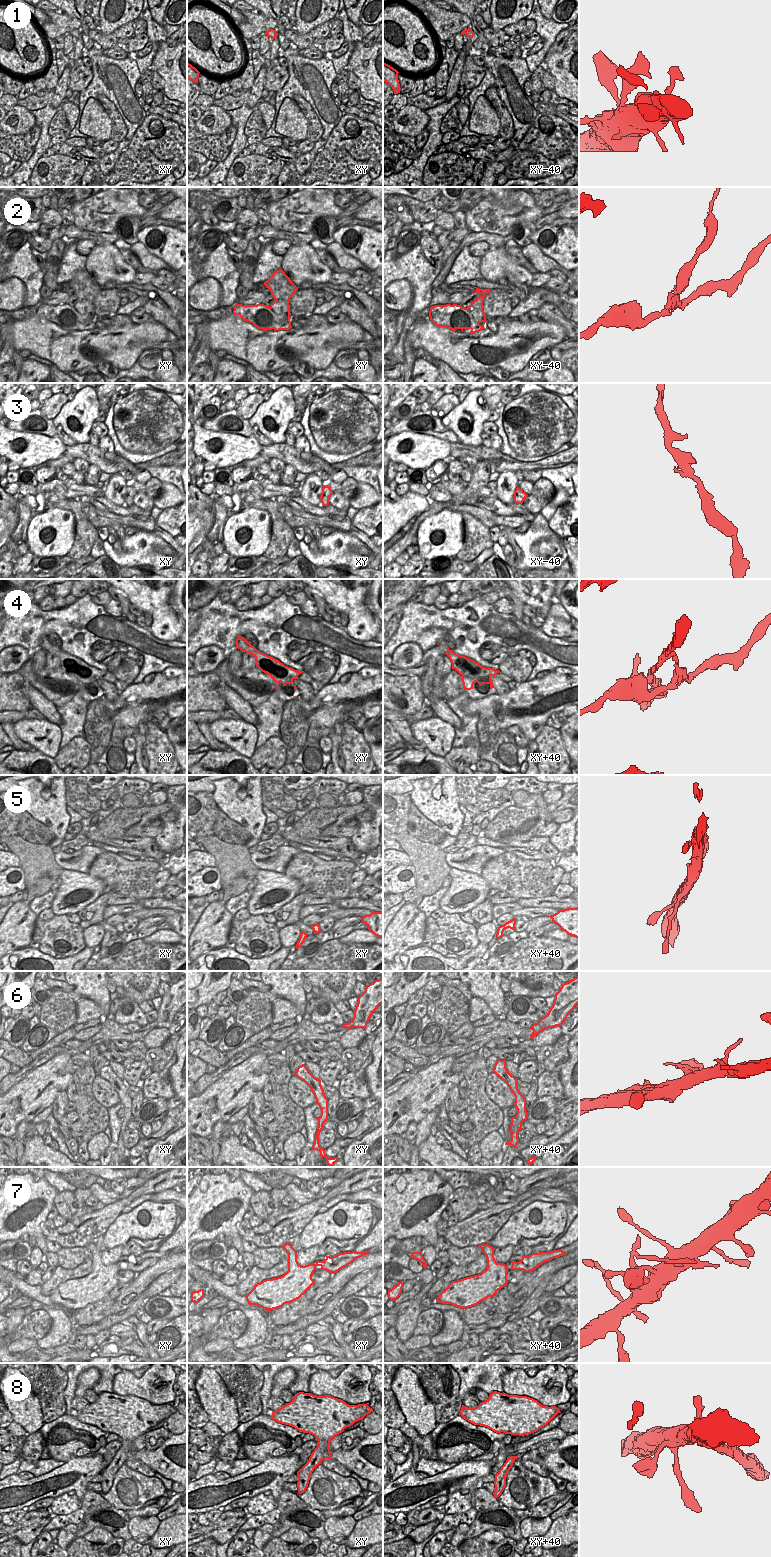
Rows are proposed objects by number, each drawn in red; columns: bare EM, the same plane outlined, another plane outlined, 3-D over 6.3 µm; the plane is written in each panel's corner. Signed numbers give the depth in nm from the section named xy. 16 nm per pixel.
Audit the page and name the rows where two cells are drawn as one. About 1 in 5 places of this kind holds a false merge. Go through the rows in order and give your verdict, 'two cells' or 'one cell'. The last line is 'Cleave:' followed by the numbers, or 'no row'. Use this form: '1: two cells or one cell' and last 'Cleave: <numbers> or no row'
1: one cell
2: two cells
3: one cell
4: two cells
5: one cell
6: two cells
7: one cell
8: one cell
Cleave: 2, 4, 6

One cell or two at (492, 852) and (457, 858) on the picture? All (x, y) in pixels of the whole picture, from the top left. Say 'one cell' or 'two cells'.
one cell

